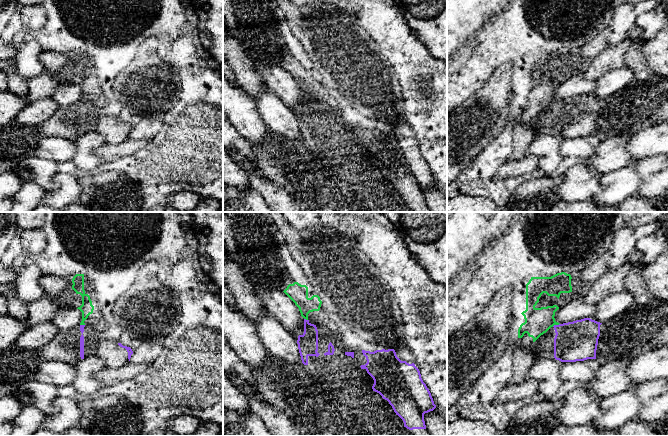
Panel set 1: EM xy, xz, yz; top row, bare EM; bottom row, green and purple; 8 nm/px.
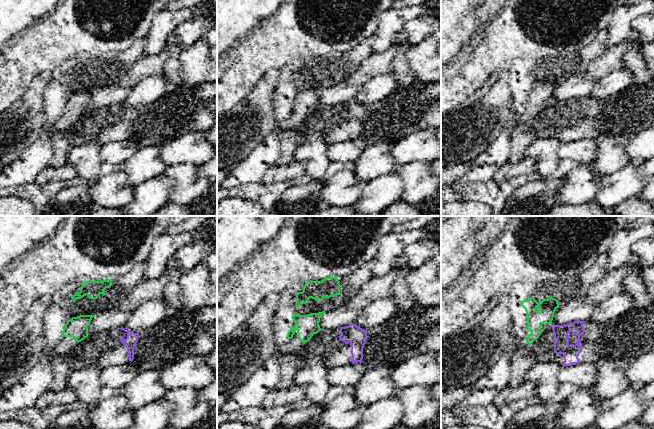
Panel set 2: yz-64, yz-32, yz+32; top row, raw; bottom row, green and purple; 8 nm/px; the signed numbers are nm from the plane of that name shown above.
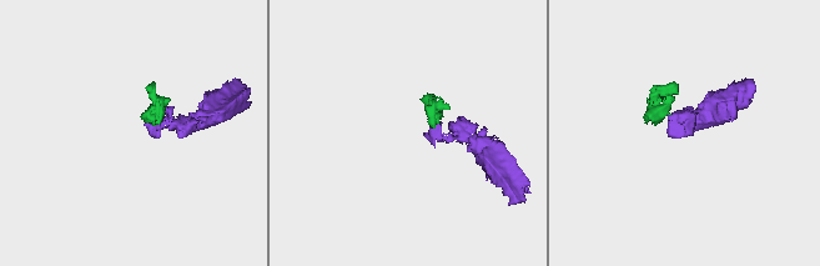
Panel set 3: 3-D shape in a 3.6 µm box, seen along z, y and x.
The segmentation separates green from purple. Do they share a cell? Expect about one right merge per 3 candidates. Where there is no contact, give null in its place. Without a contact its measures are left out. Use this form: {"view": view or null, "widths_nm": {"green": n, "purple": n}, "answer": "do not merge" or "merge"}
{"view": "yz", "widths_nm": {"green": 220, "purple": 320}, "answer": "do not merge"}

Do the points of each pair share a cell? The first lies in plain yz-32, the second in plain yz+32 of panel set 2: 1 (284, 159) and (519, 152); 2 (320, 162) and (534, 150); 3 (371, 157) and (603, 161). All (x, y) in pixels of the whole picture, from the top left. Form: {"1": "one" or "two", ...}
{"1": "one", "2": "one", "3": "one"}

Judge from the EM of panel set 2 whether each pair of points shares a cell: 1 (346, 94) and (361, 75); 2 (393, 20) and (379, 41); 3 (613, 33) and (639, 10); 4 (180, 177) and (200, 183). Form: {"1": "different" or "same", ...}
{"1": "different", "2": "same", "3": "same", "4": "same"}

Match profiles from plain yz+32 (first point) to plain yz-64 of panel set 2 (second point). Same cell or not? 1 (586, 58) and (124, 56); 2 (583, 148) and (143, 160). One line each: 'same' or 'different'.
1: same
2: different

